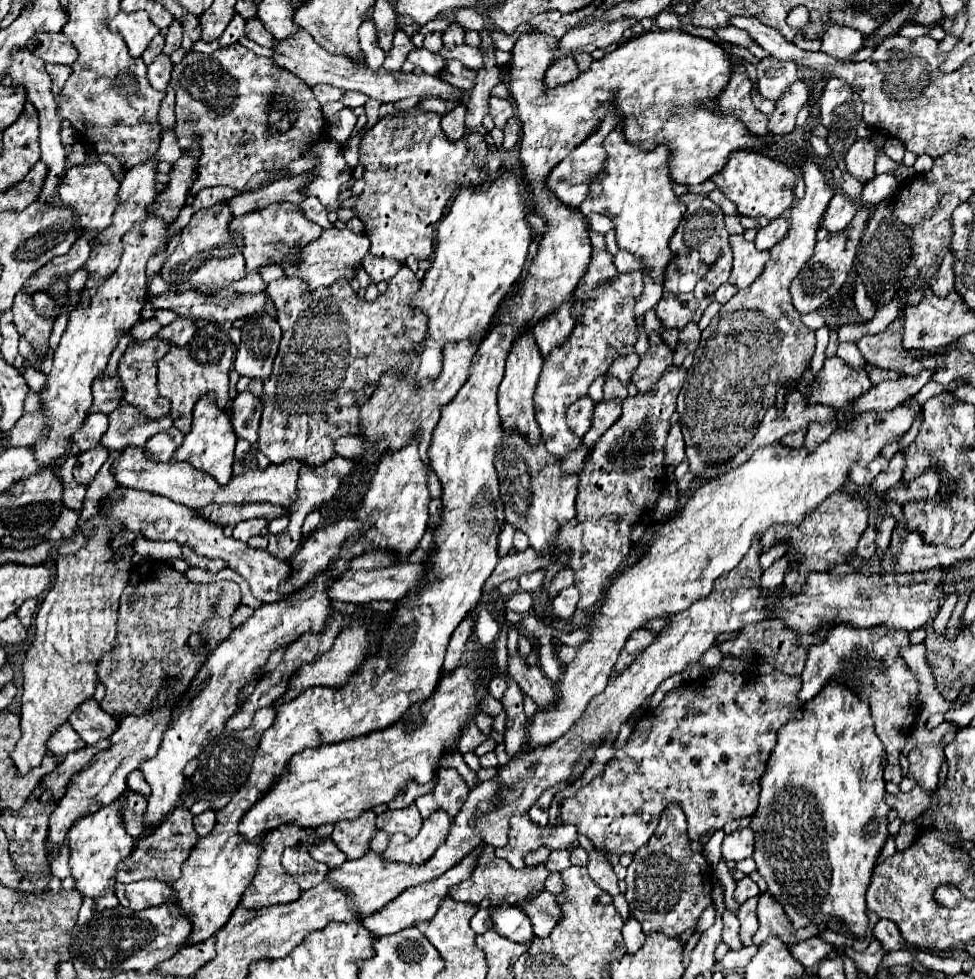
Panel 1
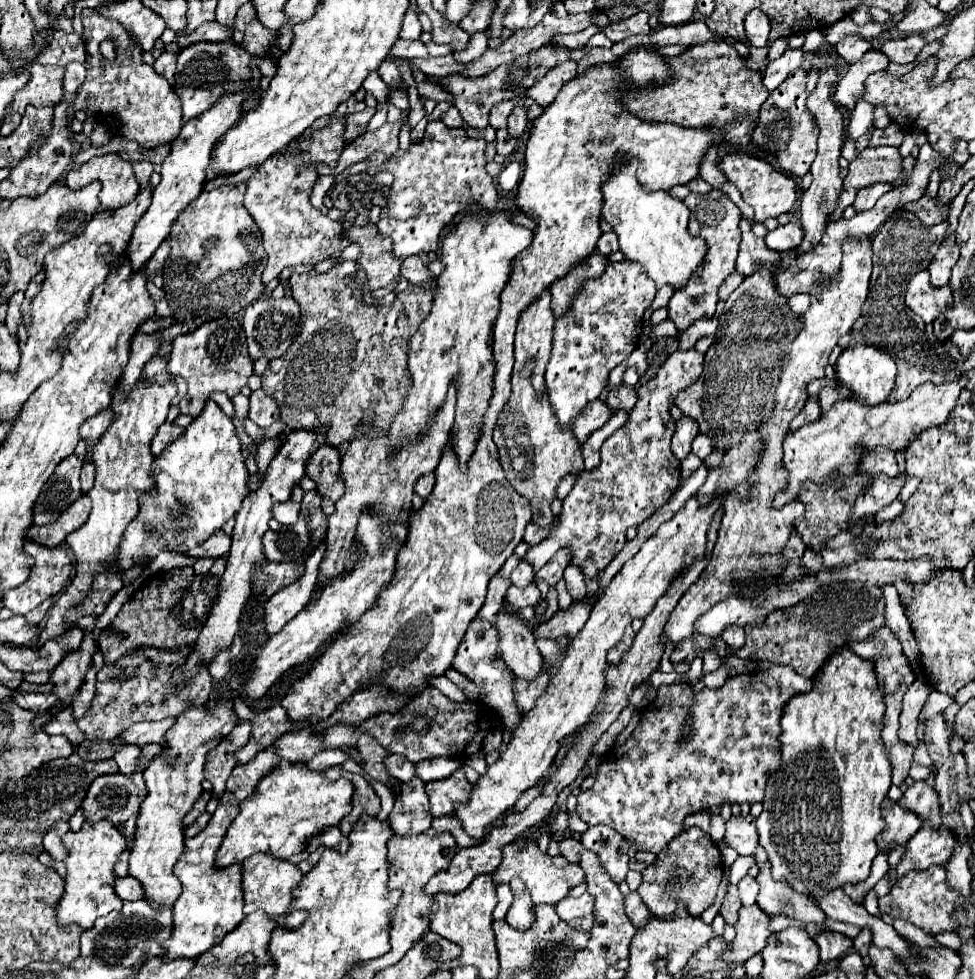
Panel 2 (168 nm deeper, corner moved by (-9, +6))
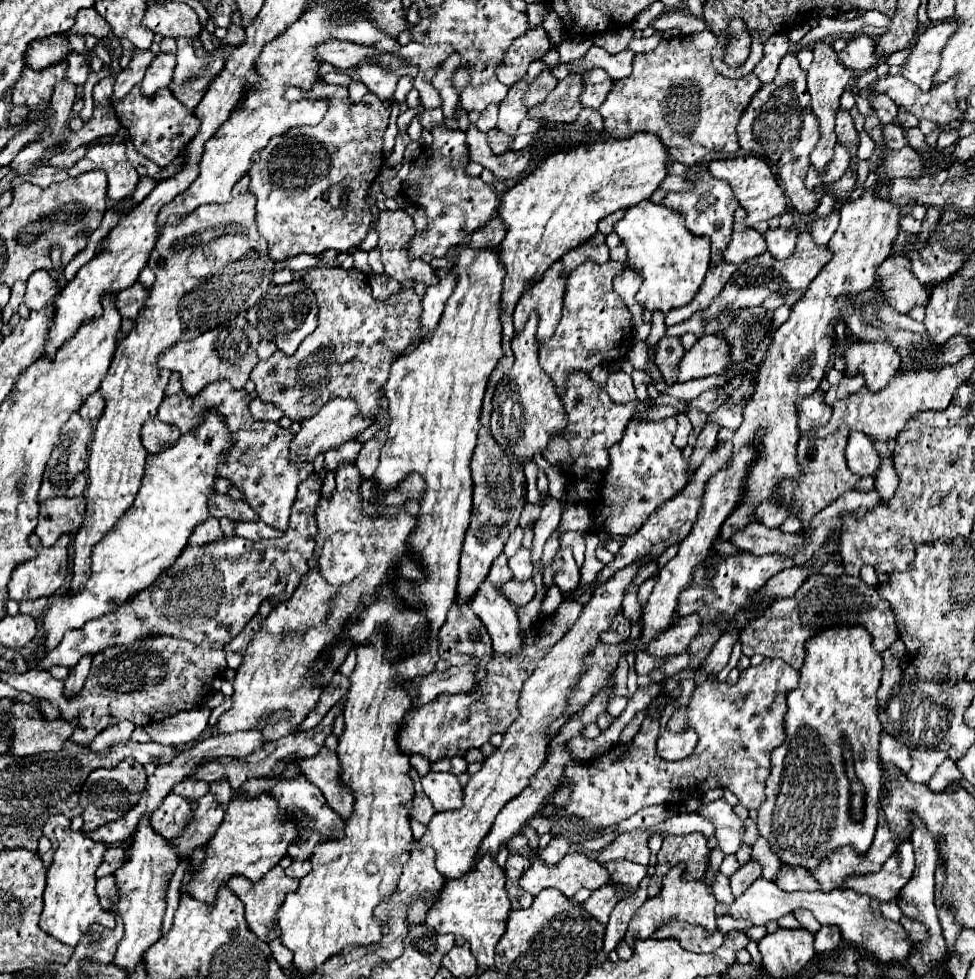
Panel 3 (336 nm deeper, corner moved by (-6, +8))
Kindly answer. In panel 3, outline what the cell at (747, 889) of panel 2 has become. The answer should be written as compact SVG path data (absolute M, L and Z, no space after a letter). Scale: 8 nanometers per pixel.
M748 861L744 863L732 877L730 877L730 885L732 885L732 893L734 897L740 897L756 879L762 877L762 867L758 861Z

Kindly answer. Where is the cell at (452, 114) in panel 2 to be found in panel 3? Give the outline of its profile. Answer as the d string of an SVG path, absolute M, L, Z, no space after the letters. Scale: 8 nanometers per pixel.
M432 109L432 111L424 111L424 113L420 113L420 125L422 125L422 129L428 129L428 131L432 131L434 127L438 127L438 125L442 125L444 123L444 115L442 115L442 109Z

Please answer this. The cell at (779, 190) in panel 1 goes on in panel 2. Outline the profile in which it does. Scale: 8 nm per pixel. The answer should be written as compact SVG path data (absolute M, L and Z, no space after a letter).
M727 153L721 159L719 167L727 175L727 179L741 191L743 199L755 209L755 221L757 223L761 223L769 217L777 217L781 213L789 213L793 209L797 197L799 197L797 181L793 177L789 177L787 173L781 173L781 171L773 169L763 159L755 159L747 153Z

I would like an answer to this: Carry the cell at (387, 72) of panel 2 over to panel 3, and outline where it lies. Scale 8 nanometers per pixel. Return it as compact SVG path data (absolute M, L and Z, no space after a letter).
M403 76L397 83L394 99L401 103L405 102L405 98L413 87L413 82L409 76Z

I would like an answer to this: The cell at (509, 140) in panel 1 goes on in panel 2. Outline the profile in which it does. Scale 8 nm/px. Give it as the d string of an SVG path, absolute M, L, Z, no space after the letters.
M519 101L513 109L513 113L509 115L509 125L507 125L507 131L511 137L519 137L527 127L527 111L523 109L523 103Z

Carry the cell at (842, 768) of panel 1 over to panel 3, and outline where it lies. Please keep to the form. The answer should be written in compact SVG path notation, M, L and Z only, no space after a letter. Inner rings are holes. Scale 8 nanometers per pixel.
M856 625L856 627L832 627L826 629L814 637L810 637L806 641L806 659L804 659L804 667L800 669L800 685L794 691L788 691L788 713L786 713L786 741L776 747L772 751L772 773L768 777L766 783L766 799L762 803L762 807L758 807L758 831L762 837L766 837L772 845L772 851L780 857L782 863L786 865L800 865L806 871L812 871L818 867L820 861L824 861L836 847L842 845L850 845L854 847L858 853L866 853L868 847L872 845L874 839L874 831L876 831L876 817L878 817L878 799L880 799L880 791L882 791L882 763L878 757L878 743L880 743L880 733L882 733L882 725L878 721L878 699L876 699L876 691L880 687L880 675L882 675L882 657L880 653L872 647L872 635ZM848 739L852 743L852 753L854 753L854 767L856 767L856 777L862 783L862 787L866 789L866 803L864 803L864 821L862 823L854 823L852 821L852 813L850 813L850 781L846 777L846 769L844 769L844 759L842 759L842 741Z

